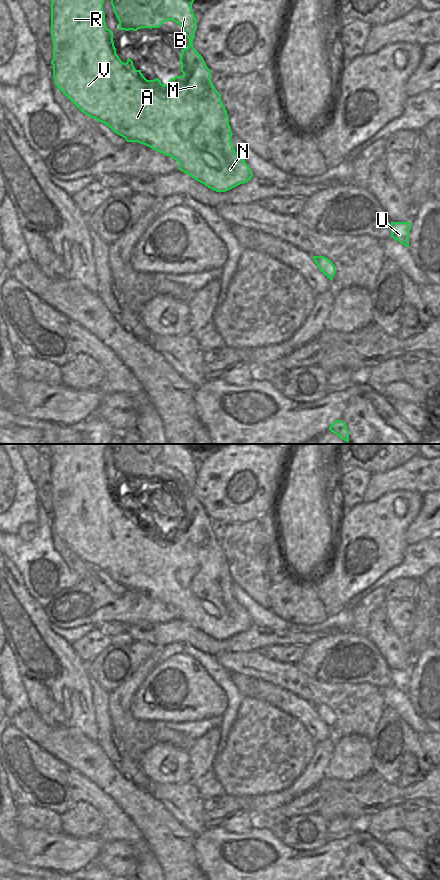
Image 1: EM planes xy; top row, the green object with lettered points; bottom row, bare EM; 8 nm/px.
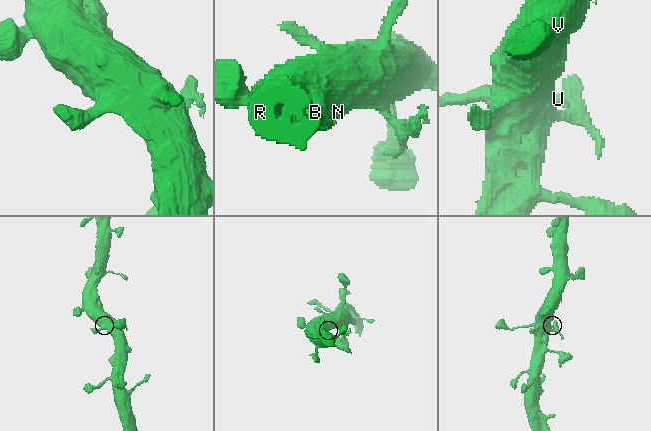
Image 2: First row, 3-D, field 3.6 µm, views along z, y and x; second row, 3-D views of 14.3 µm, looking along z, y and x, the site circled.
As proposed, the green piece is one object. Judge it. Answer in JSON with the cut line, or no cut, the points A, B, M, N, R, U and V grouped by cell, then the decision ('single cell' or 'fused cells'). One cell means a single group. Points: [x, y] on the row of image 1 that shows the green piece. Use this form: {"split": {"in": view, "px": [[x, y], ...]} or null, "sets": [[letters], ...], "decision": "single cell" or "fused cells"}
{"split": null, "sets": [["A", "B", "M", "N", "R", "U", "V"]], "decision": "single cell"}

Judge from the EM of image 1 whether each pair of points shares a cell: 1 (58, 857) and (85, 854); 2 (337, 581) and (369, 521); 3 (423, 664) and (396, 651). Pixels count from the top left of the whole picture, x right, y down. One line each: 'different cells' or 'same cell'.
1: same cell
2: same cell
3: different cells

